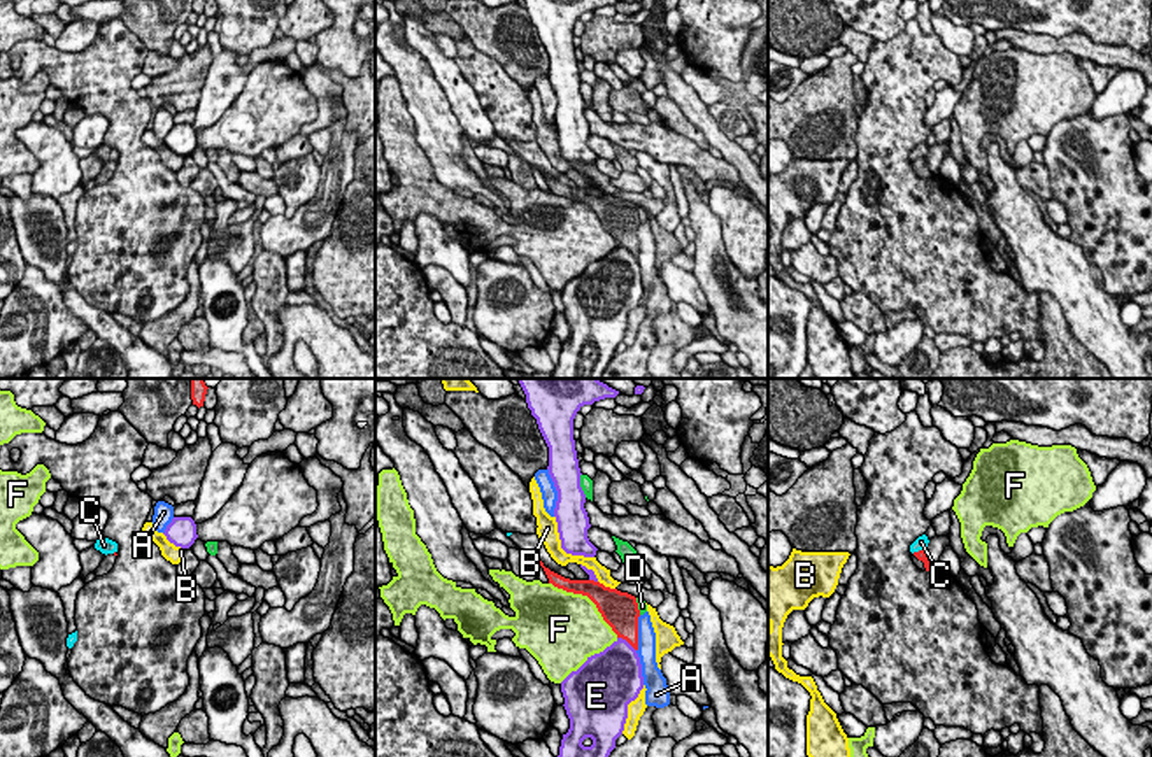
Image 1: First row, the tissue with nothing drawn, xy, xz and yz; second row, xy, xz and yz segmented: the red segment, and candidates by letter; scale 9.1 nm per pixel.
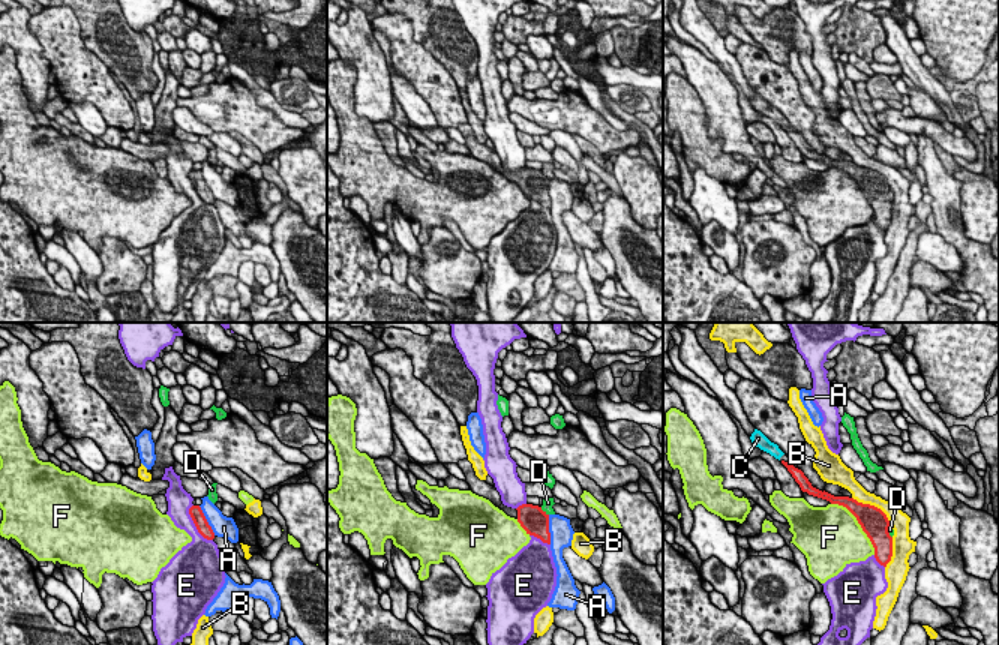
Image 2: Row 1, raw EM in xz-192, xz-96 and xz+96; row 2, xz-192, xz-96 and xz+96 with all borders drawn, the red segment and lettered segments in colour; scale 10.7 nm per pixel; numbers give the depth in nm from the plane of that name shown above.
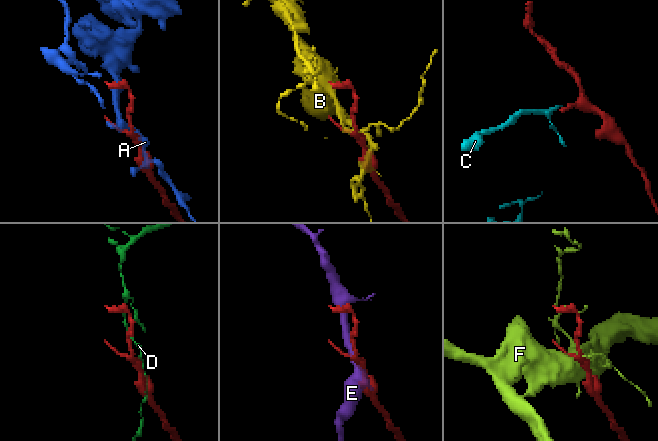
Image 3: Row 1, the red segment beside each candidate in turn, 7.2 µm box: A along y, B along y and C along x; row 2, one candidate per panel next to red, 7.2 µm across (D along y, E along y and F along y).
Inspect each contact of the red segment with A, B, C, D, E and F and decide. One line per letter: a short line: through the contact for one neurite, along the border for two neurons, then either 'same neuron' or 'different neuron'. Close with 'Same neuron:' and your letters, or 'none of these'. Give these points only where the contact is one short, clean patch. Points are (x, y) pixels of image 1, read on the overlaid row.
A: different neuron
B: different neuron
C: line yz (923, 549), (912, 552); different neuron
D: different neuron
E: different neuron
F: different neuron
Same neuron: none of these

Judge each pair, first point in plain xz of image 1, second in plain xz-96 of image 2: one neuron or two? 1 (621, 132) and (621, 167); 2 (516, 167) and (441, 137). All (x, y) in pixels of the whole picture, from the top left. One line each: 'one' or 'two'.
1: two
2: two

